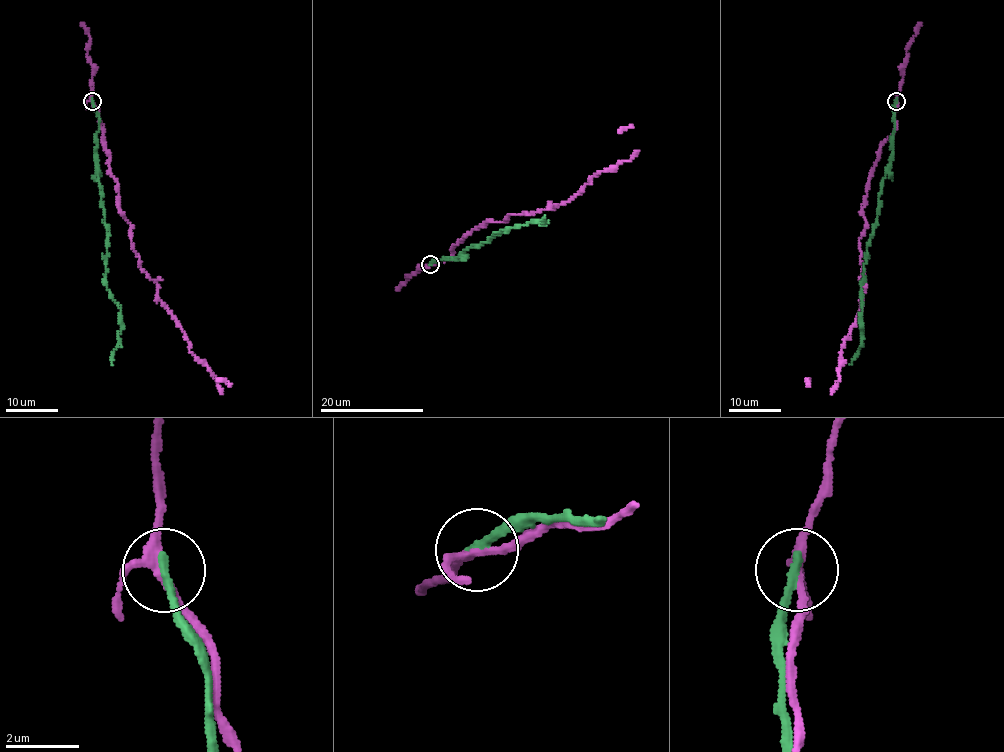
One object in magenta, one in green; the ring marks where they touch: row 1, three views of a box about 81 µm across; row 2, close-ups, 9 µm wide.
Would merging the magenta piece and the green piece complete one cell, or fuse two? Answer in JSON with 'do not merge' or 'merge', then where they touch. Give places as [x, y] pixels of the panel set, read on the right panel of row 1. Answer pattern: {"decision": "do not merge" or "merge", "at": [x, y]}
{"decision": "do not merge", "at": [896, 101]}

